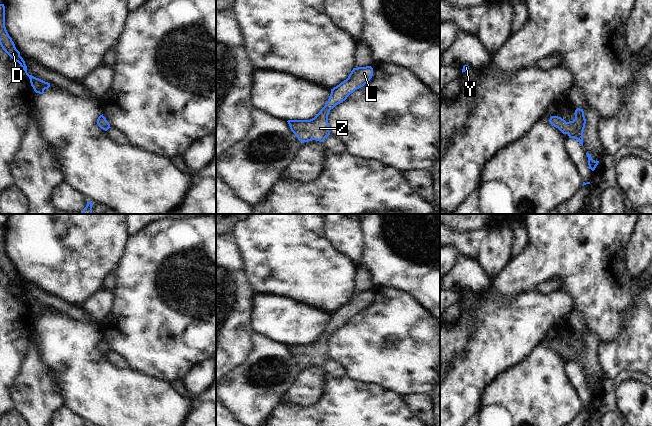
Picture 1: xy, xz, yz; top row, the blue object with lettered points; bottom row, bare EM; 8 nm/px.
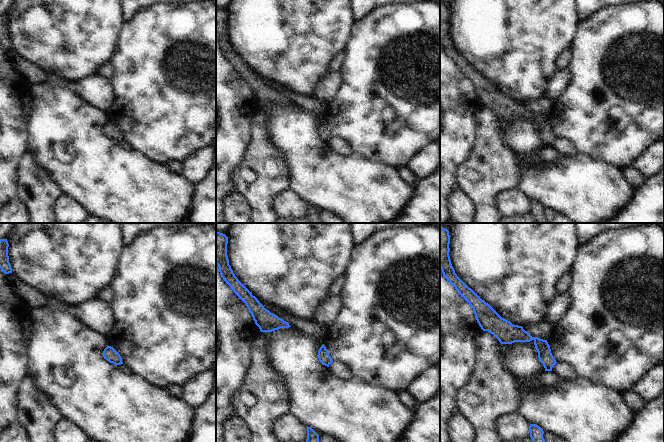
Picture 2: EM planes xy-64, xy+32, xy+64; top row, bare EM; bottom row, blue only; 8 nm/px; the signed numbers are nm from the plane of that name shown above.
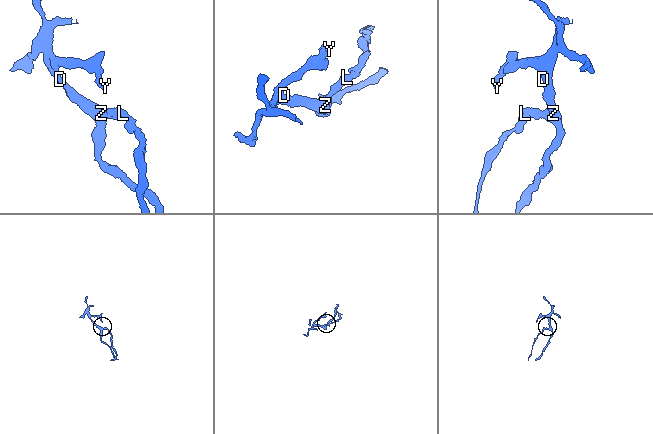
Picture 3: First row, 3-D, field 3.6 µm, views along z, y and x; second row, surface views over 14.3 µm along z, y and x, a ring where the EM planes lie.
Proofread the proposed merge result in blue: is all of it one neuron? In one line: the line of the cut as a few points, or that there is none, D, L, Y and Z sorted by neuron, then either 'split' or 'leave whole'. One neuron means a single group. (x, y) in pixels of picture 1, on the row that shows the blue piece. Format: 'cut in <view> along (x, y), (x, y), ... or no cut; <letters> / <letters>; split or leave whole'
no cut; D L Y Z; leave whole

